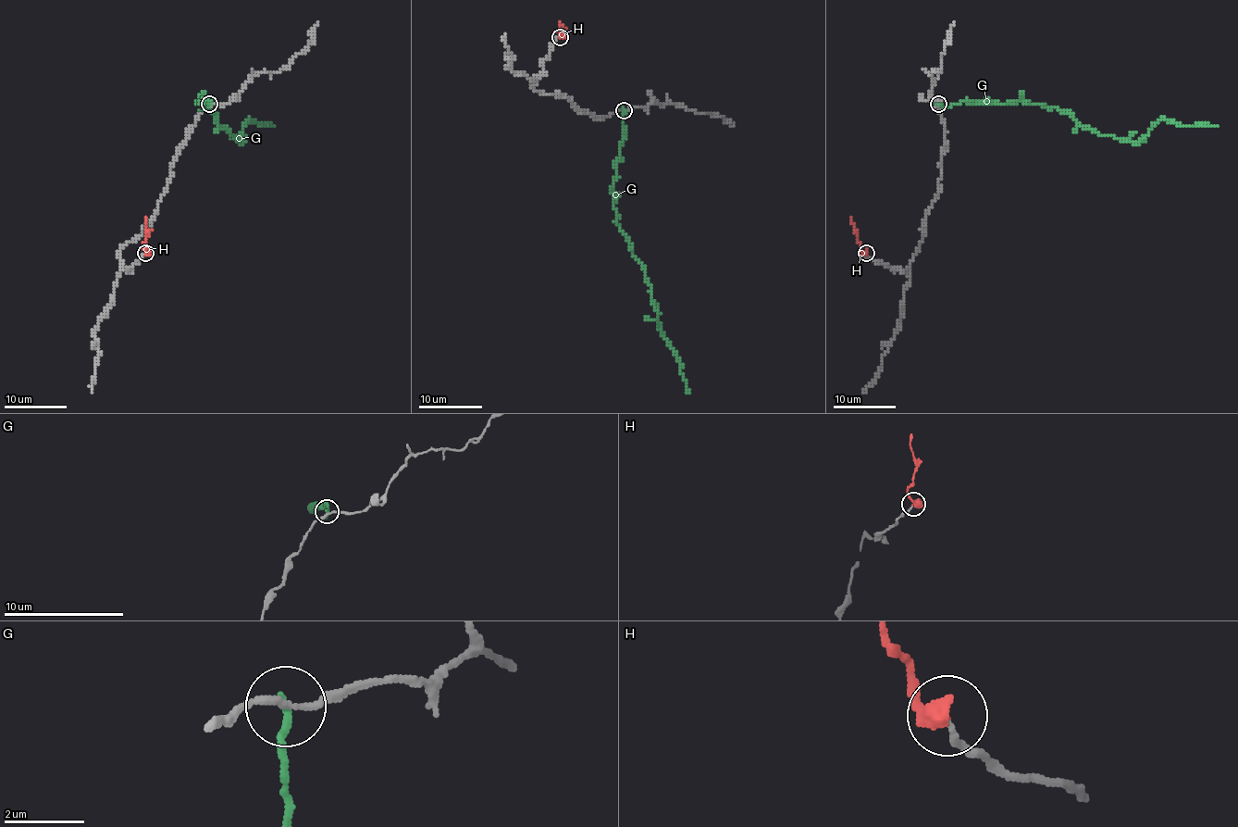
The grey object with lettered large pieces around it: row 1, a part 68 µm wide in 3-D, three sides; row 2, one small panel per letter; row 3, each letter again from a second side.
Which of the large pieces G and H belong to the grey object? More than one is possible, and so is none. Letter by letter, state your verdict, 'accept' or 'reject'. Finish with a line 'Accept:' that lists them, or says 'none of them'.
G: reject
H: accept
Accept: H

